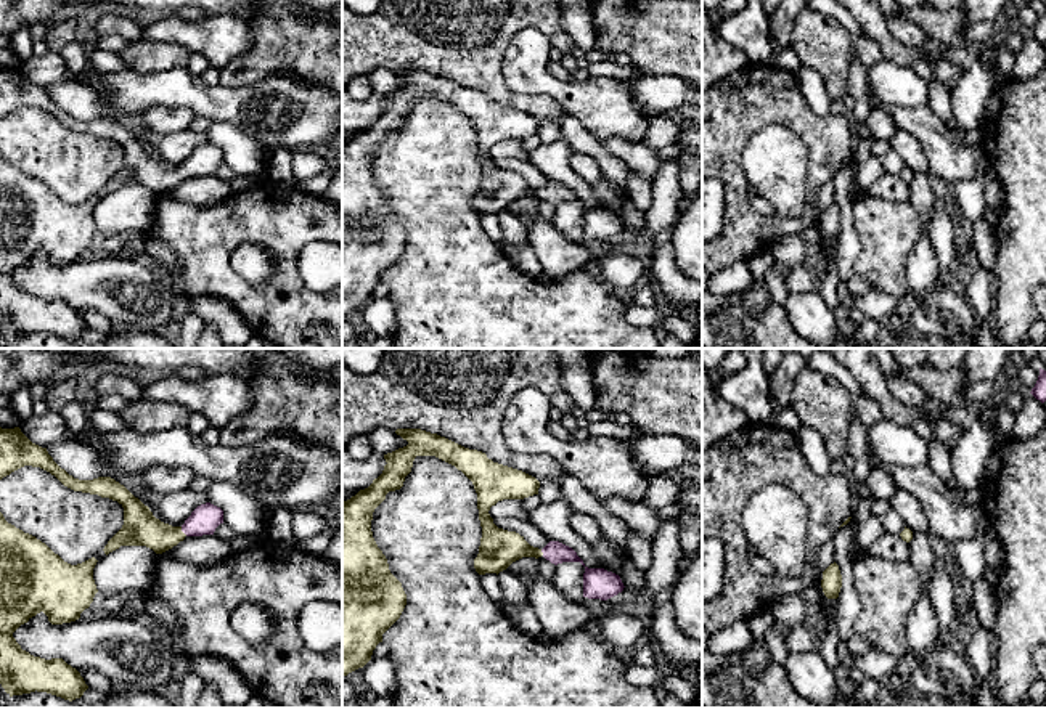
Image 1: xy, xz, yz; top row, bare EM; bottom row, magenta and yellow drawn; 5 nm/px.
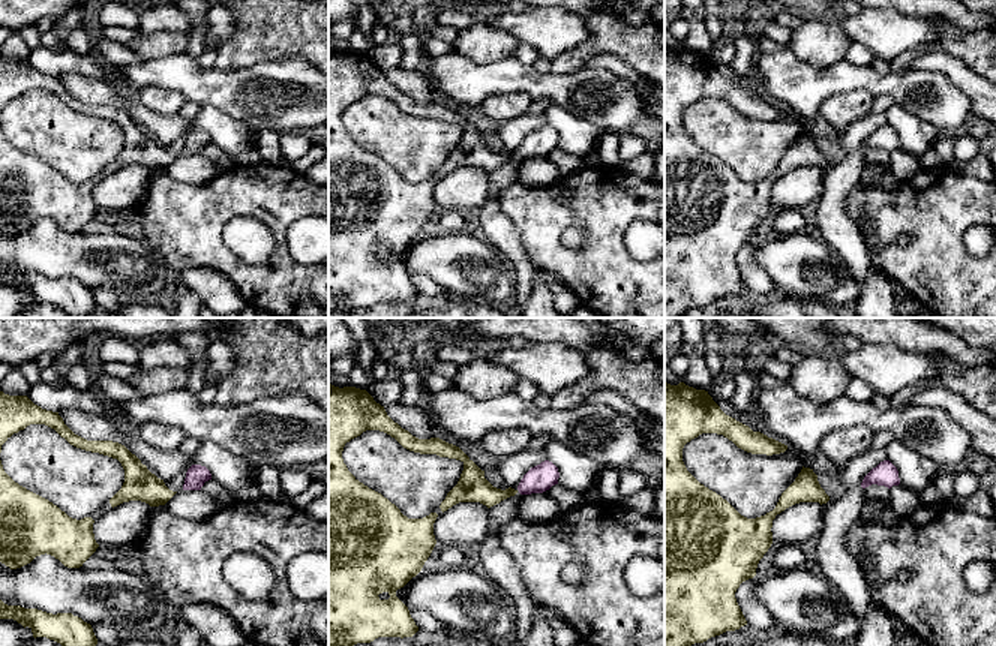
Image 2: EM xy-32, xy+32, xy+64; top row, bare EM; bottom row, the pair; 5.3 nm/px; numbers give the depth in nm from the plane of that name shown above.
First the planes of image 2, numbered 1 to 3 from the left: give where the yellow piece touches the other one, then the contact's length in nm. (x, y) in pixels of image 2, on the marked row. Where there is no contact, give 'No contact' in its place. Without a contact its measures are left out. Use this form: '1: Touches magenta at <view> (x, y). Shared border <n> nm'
1: No contact
2: No contact
3: No contact

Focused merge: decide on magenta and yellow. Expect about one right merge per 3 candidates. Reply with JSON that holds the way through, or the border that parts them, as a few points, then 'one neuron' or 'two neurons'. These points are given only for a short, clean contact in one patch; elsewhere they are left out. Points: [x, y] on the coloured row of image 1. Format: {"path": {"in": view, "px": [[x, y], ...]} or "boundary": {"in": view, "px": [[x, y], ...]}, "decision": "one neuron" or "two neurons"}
{"path": {"in": "xy", "px": [[204, 519], [183, 532], [148, 532], [140, 527]]}, "decision": "one neuron"}

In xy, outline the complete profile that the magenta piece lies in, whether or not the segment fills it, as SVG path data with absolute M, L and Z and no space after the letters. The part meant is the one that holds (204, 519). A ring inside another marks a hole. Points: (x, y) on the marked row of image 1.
M0 427L0 480L24 466L40 467L74 491L109 498L124 507L124 525L104 546L106 555L121 546L146 546L162 554L186 536L214 535L223 523L223 511L210 503L198 506L182 527L164 523L114 478L74 478L53 461L47 448L32 443L19 427Z

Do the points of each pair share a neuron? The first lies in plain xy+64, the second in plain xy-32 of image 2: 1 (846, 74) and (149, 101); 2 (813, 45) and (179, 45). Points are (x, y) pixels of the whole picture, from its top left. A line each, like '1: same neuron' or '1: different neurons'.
1: different neurons
2: same neuron

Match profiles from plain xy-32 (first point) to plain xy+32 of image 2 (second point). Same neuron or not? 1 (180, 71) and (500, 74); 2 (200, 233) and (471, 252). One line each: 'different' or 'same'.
1: same
2: different

